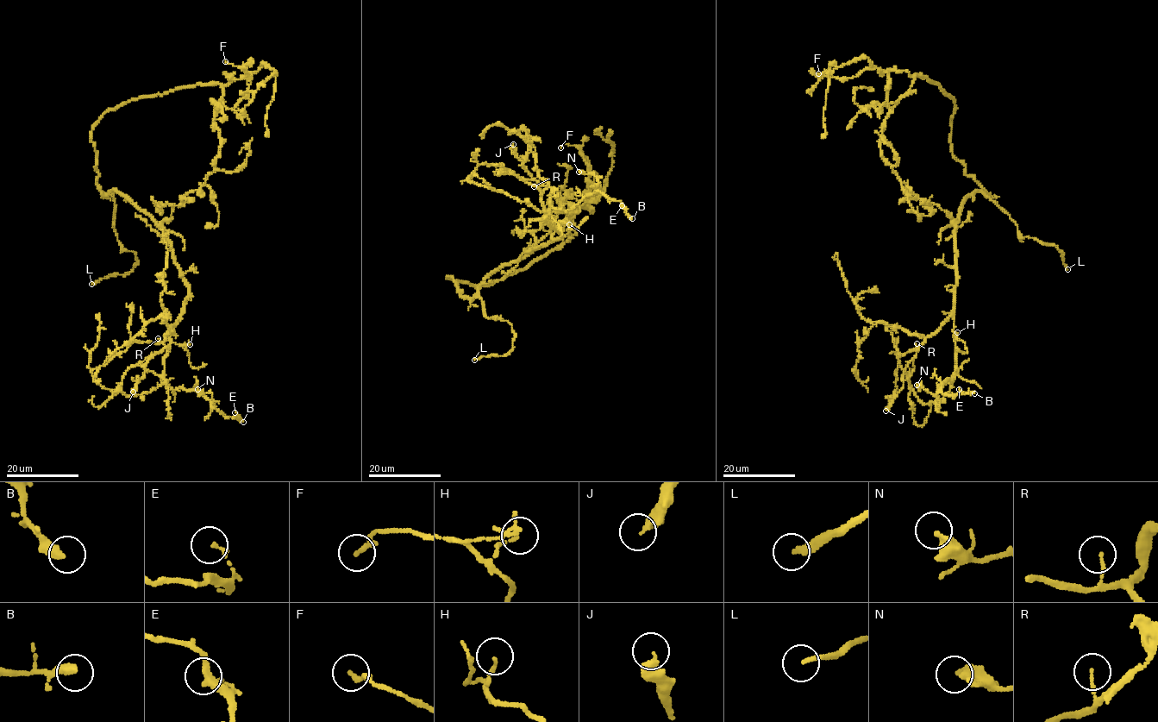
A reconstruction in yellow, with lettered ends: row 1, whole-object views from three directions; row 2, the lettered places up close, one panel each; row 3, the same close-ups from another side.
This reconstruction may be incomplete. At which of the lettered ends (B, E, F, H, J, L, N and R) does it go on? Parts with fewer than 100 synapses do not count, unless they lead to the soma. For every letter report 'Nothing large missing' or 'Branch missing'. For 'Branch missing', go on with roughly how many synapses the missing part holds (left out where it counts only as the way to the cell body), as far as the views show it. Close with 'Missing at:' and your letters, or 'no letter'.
B: Nothing large missing
E: Nothing large missing
F: Nothing large missing
H: Nothing large missing
J: Nothing large missing
L: Branch missing
N: Nothing large missing
R: Nothing large missing
Missing at: L

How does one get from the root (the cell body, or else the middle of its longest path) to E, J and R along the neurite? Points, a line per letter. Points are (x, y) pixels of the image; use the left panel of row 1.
E: (171, 204), (163, 234), (189, 298), (172, 329), (164, 381), (196, 390), (226, 417), (234, 412)
J: (171, 204), (163, 234), (189, 298), (133, 392)
R: (171, 204), (163, 234), (189, 298), (180, 320), (165, 339), (158, 338)

